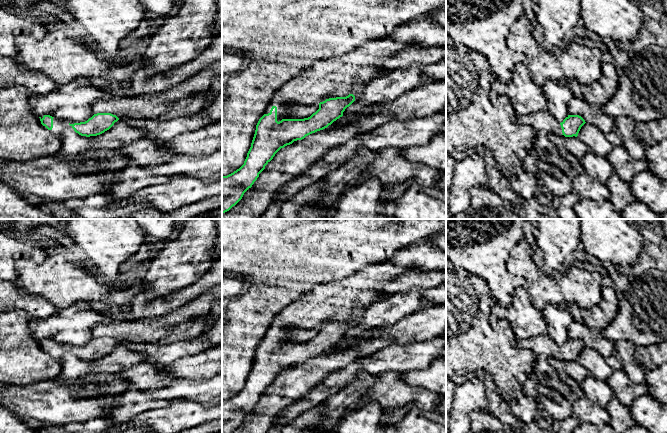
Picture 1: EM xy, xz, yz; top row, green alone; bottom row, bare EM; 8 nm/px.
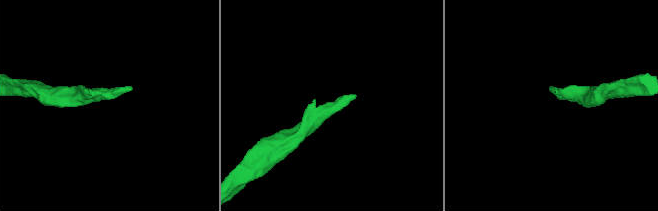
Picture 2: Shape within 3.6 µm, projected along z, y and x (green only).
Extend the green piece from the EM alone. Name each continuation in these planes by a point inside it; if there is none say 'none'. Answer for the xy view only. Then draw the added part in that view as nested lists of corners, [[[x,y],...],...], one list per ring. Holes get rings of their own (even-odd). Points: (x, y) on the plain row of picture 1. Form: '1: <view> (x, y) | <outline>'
1: xy (59, 350) | [[[53,342],[53,352],[50,354],[50,356],[55,360],[60,360],[61,357],[69,350],[69,346]]]

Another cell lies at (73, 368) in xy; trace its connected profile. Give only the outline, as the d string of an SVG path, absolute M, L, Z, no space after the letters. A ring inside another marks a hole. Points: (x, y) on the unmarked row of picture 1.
M123 342L115 346L109 354L97 360L81 360L74 355L72 350L69 350L59 361L62 365L62 371L56 380L57 385L74 383L89 373L116 375L123 369L146 361L146 356L129 350L127 343Z

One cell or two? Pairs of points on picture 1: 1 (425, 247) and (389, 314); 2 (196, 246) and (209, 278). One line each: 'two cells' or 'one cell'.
1: two cells
2: two cells

